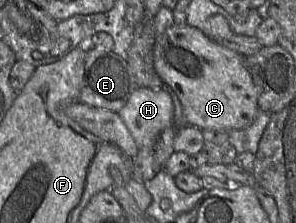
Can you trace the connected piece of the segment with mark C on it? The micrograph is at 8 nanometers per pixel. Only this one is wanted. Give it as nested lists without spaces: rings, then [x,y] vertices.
[[[174,24],[159,35],[153,55],[156,73],[177,94],[189,126],[231,131],[244,129],[255,120],[259,90],[242,55],[213,42],[201,30],[187,24]]]

